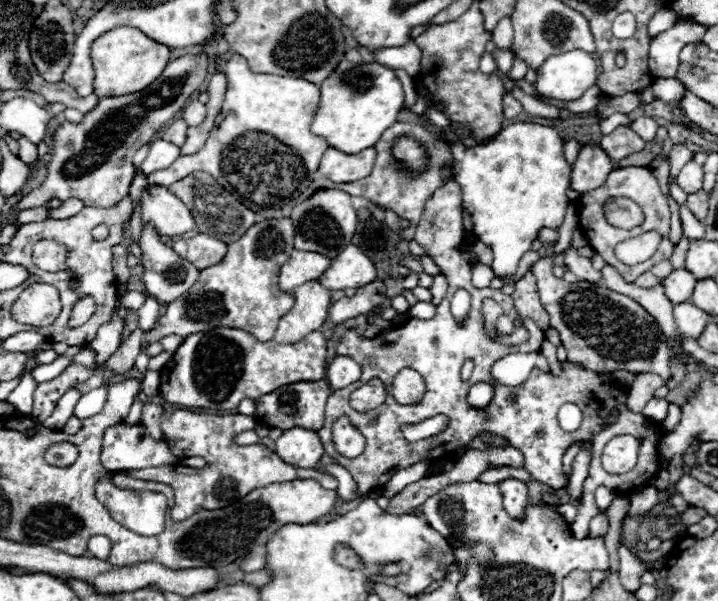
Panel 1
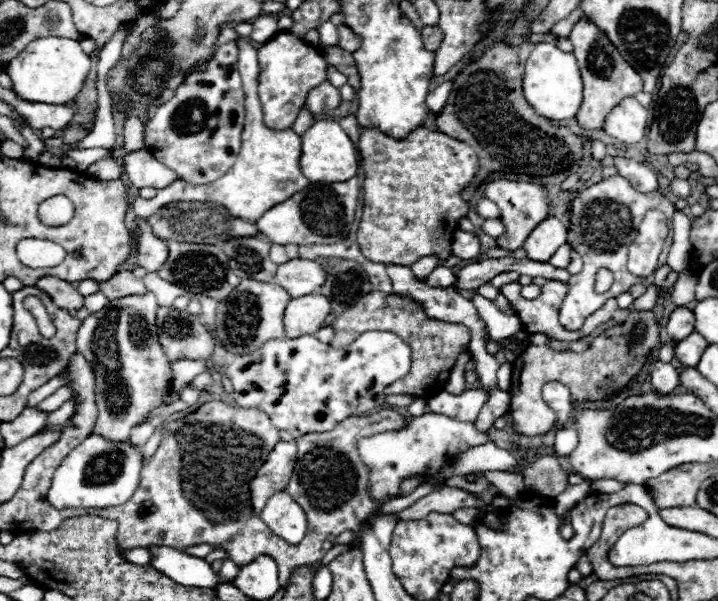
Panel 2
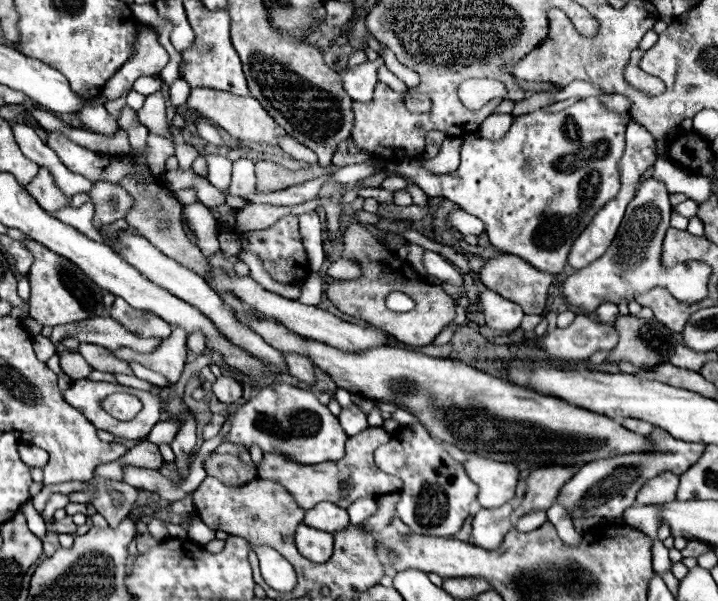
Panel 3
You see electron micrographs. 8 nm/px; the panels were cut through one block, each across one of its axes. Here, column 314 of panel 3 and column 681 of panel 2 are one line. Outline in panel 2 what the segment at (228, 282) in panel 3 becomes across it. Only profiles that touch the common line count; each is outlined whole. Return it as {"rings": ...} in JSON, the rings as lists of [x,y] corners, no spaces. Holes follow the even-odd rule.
{"rings":[[[678,306],[668,318],[666,332],[672,342],[678,342],[678,340],[684,340],[686,336],[690,336],[694,332],[694,312],[686,306]]]}

